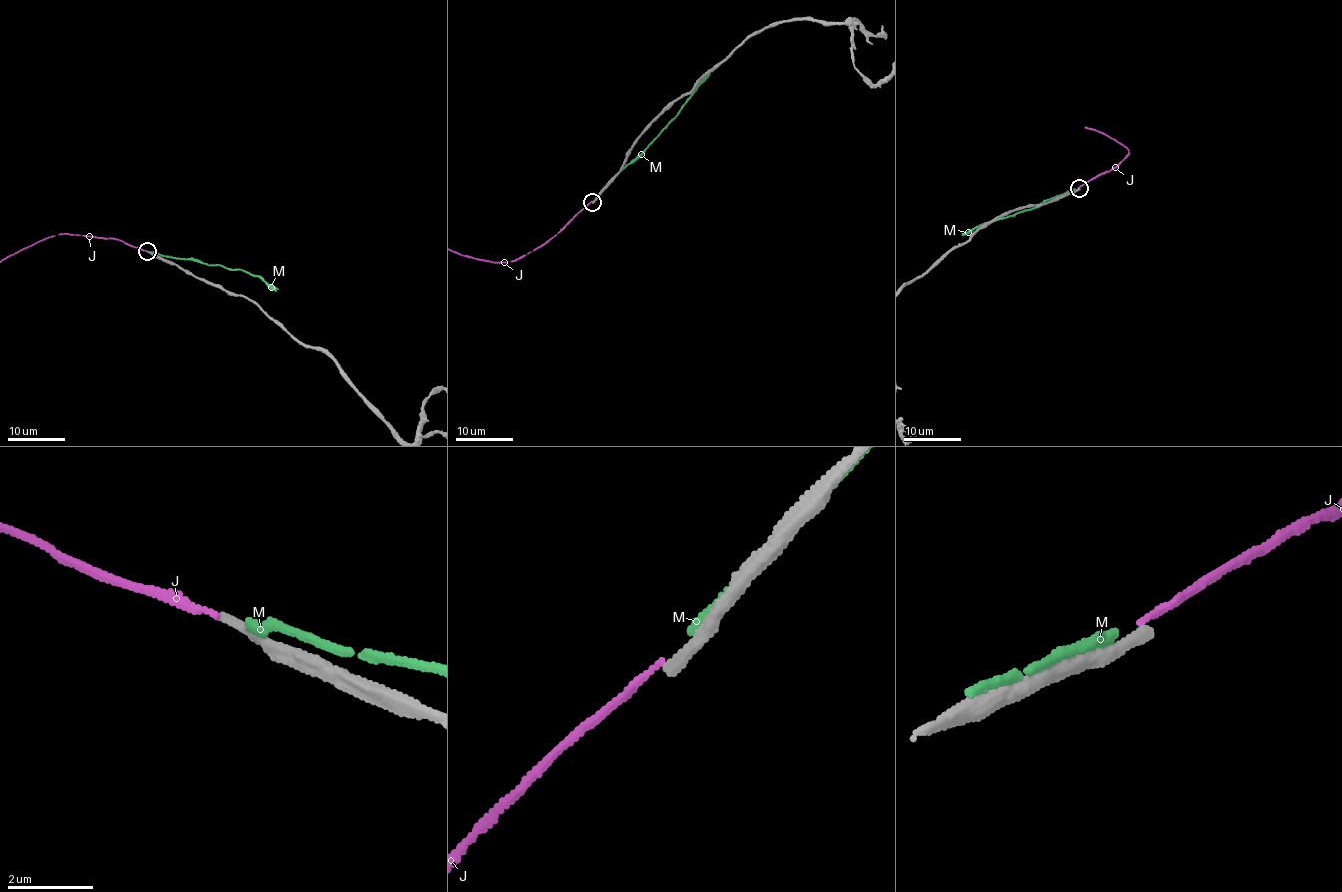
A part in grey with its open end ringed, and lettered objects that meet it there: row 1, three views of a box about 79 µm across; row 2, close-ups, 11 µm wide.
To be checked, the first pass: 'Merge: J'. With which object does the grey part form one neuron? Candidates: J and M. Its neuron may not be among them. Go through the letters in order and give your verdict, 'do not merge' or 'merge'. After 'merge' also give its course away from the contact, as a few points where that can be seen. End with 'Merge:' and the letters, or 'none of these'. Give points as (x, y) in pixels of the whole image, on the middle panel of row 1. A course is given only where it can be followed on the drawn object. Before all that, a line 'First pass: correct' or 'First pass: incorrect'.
First pass: incorrect
J: do not merge
M: do not merge
Merge: none of these

